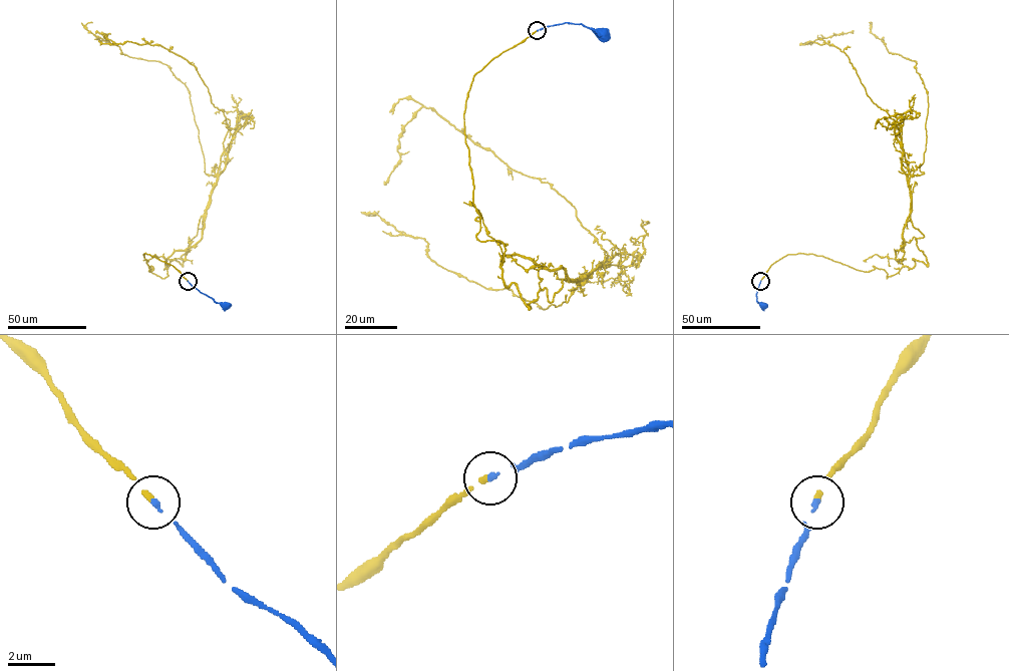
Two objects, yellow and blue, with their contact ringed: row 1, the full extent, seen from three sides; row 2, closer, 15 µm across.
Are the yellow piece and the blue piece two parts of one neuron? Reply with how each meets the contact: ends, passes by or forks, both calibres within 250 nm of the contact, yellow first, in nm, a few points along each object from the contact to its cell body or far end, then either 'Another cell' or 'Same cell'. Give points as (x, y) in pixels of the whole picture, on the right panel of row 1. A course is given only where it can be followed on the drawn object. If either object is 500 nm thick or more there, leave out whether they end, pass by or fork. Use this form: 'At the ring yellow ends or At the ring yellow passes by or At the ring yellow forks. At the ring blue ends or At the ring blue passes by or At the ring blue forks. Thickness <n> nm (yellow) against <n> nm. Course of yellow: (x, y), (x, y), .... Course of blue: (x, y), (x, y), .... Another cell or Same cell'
At the ring yellow ends. At the ring blue ends. Thickness 200 nm (yellow) against 190 nm. Course of yellow: (760, 281), (799, 253), (887, 278), (902, 266), (910, 174), (896, 121), (845, 53), (806, 44), (853, 33). Course of blue: (760, 281), (756, 301), (763, 307). Same cell

